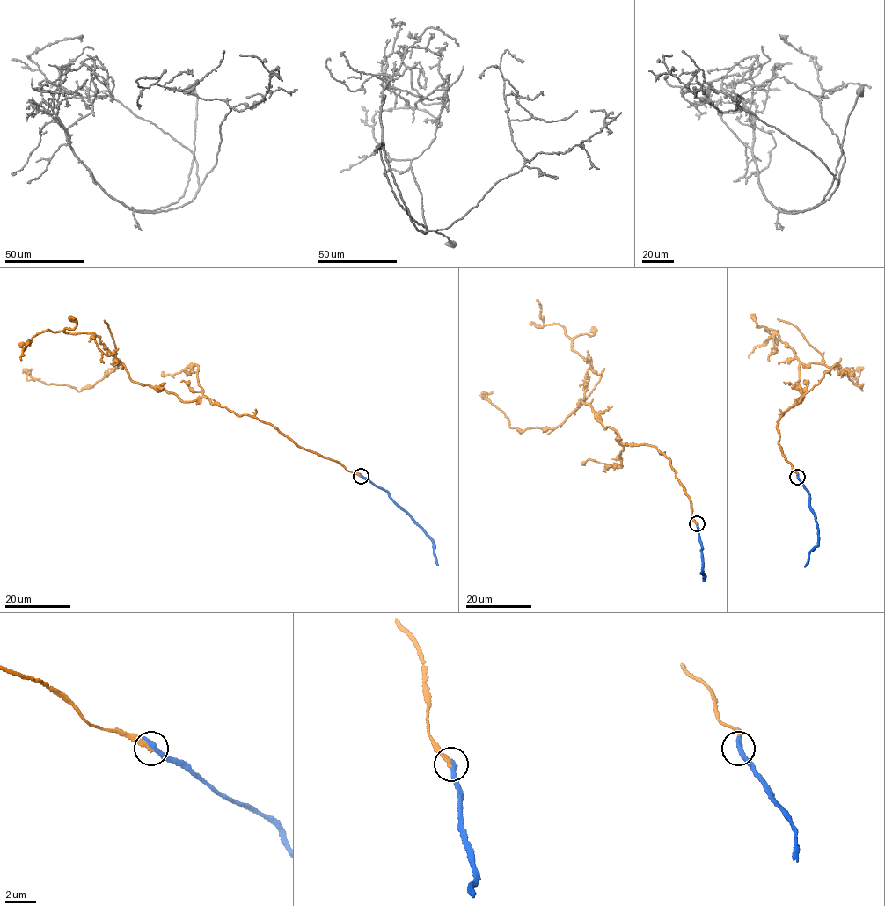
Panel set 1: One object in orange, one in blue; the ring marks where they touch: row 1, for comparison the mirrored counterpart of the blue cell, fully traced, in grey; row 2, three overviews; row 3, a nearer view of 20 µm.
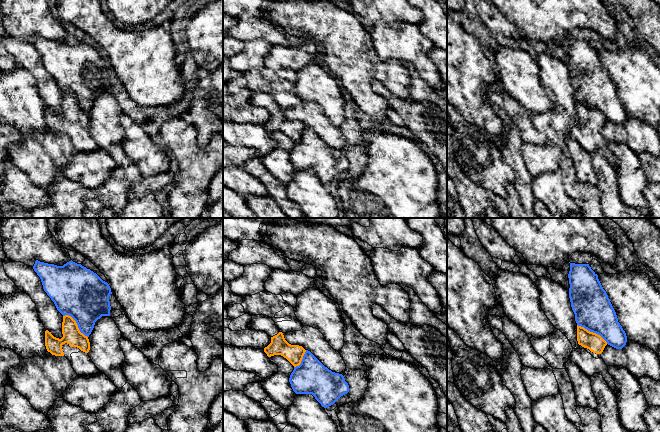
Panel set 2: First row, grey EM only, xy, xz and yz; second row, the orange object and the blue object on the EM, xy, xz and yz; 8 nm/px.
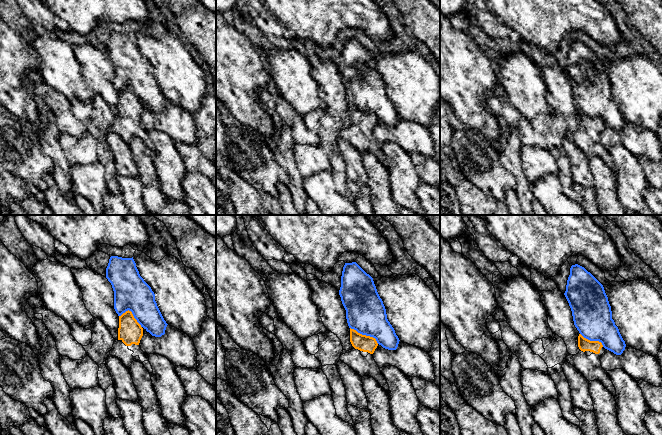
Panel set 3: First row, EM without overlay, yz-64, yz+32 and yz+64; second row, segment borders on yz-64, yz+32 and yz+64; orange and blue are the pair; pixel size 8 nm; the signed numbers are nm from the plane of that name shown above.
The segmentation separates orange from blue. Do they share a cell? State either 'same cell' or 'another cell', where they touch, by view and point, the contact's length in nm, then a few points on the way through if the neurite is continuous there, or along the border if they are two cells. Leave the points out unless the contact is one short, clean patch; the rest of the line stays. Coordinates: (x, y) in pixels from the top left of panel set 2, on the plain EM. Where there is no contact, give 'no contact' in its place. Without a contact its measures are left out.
another cell; meets orange in yz at (592, 108); contact 300 nm long

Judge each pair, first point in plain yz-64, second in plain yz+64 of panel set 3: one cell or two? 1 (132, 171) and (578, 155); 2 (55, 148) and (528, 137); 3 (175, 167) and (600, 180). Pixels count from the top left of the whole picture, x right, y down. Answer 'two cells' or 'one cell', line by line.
1: one cell
2: two cells
3: two cells

